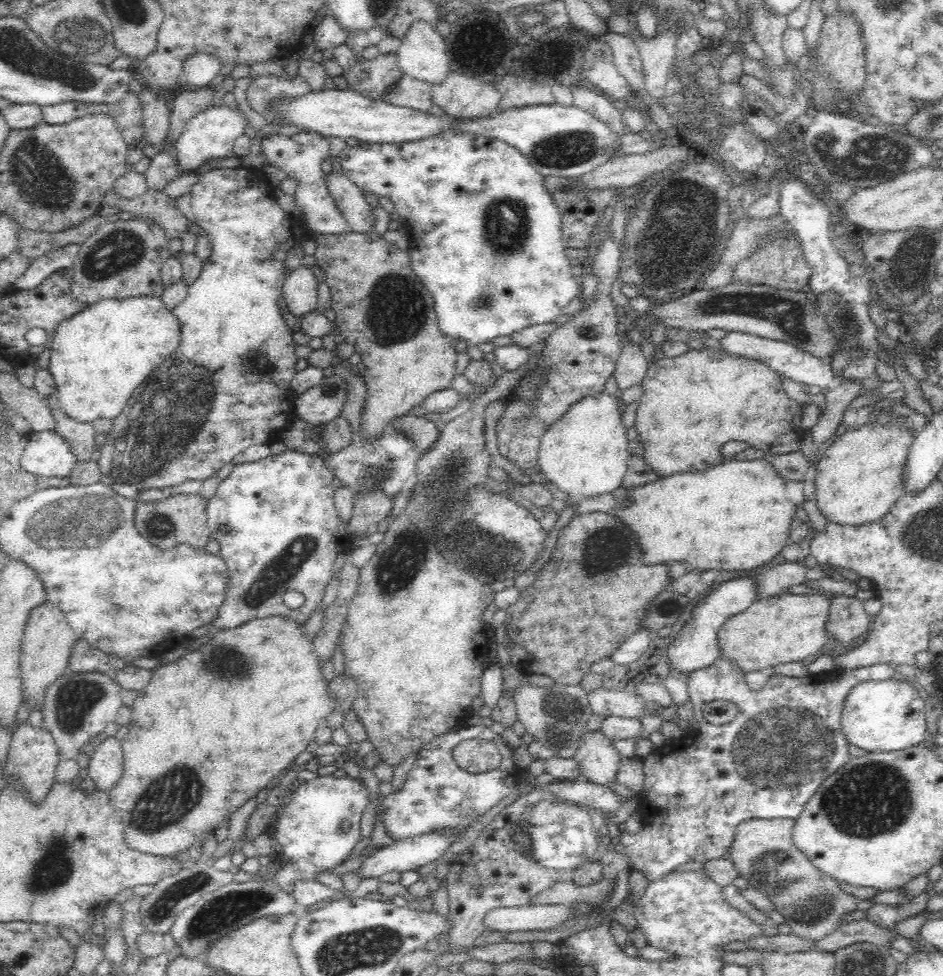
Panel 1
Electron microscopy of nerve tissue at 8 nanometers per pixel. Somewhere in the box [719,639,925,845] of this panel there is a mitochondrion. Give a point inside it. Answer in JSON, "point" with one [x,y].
{"point":[871,801]}

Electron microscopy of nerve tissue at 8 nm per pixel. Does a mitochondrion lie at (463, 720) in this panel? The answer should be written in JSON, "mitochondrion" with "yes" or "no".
{"mitochondrion":"no"}

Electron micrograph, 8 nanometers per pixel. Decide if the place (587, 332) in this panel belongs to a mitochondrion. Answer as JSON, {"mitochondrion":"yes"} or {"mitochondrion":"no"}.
{"mitochondrion":"no"}

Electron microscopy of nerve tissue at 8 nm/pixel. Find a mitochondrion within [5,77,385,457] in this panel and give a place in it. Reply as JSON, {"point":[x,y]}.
{"point":[38,175]}

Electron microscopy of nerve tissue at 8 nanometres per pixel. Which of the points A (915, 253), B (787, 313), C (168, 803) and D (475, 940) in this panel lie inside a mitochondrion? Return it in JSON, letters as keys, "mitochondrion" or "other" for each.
{"A":"mitochondrion","B":"mitochondrion","C":"mitochondrion","D":"other"}

